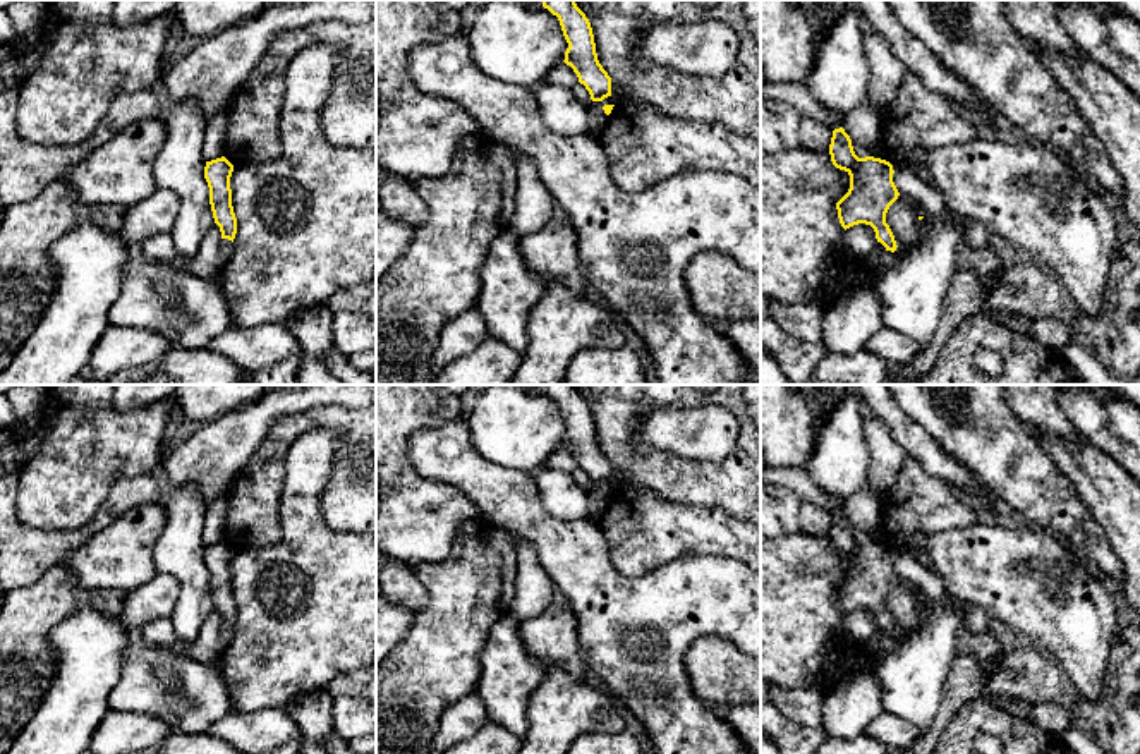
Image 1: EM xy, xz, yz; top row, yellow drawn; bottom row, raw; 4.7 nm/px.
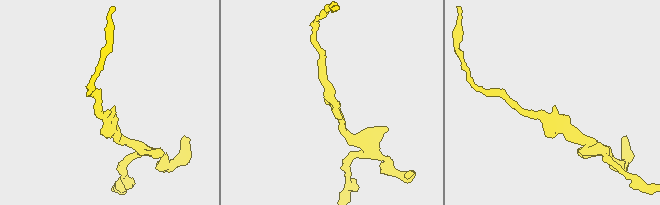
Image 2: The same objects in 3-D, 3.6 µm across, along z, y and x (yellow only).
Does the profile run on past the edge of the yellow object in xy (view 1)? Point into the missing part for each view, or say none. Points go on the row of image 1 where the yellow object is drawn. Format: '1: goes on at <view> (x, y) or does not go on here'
1: does not go on here

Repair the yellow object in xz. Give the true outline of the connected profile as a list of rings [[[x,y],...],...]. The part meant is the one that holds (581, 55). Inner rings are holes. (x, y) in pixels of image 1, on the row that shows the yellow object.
[[[541,0],[543,7],[558,17],[568,43],[565,64],[573,69],[592,101],[611,96],[611,77],[597,60],[594,34],[589,19],[575,0]]]

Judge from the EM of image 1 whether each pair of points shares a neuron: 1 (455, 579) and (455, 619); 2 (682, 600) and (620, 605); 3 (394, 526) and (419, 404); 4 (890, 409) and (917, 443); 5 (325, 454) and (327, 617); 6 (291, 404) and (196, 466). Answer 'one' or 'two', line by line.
1: one
2: one
3: one
4: one
5: one
6: one

